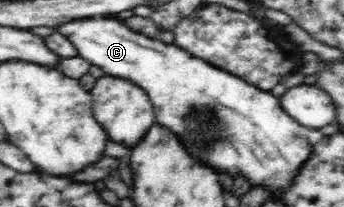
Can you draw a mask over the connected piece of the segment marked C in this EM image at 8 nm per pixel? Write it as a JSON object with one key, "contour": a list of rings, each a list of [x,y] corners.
{"contour":[[[116,16],[71,19],[67,23],[57,24],[56,29],[72,42],[81,58],[101,67],[106,75],[130,79],[136,86],[142,87],[152,102],[156,121],[175,130],[175,134],[183,134],[183,142],[191,146],[193,154],[207,158],[211,166],[219,166],[219,173],[226,172],[233,180],[241,174],[249,181],[249,186],[265,183],[275,191],[283,191],[292,185],[295,172],[311,154],[315,142],[323,138],[319,130],[303,126],[291,118],[280,105],[279,97],[211,66],[206,60],[167,42],[163,36],[151,38],[139,31],[131,31]]]}

